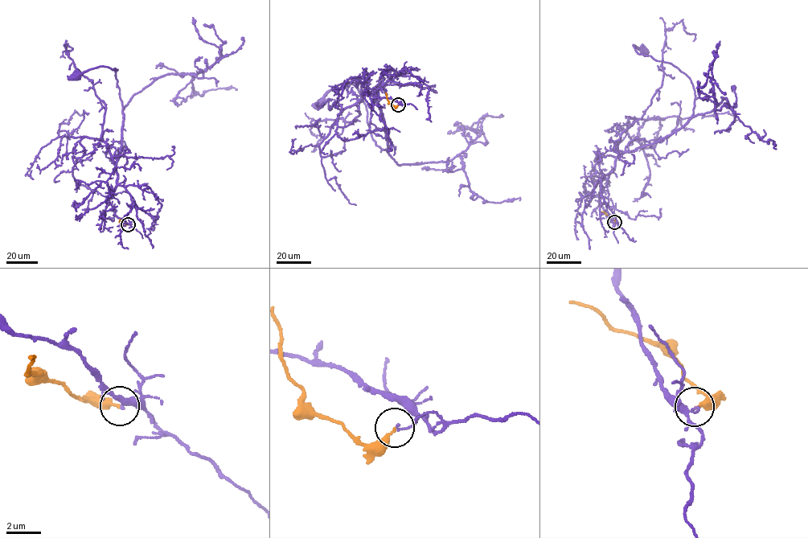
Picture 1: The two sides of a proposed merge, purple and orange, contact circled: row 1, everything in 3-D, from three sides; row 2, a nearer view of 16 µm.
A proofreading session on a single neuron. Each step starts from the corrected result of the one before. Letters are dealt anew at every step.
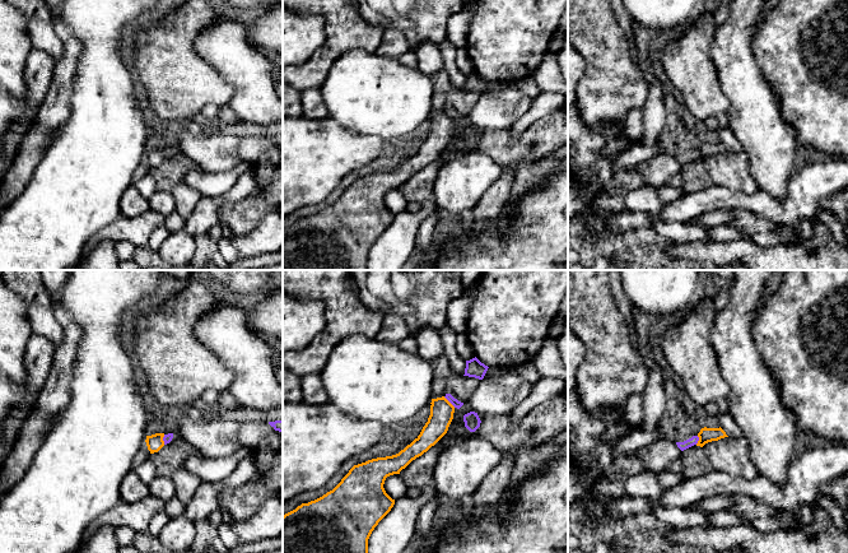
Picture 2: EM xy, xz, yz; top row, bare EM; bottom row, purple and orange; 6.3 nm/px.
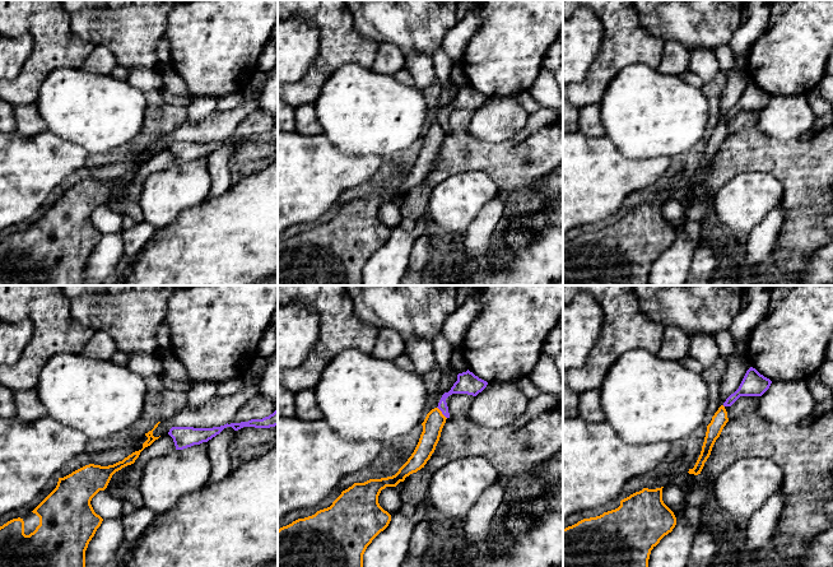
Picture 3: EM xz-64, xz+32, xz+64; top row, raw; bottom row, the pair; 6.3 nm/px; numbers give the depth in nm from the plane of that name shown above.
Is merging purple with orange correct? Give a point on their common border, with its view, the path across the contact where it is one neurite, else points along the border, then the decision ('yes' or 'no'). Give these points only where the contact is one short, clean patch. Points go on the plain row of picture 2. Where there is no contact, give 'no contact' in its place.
contact xz (450, 116); border xz (443, 111), (455, 121); no

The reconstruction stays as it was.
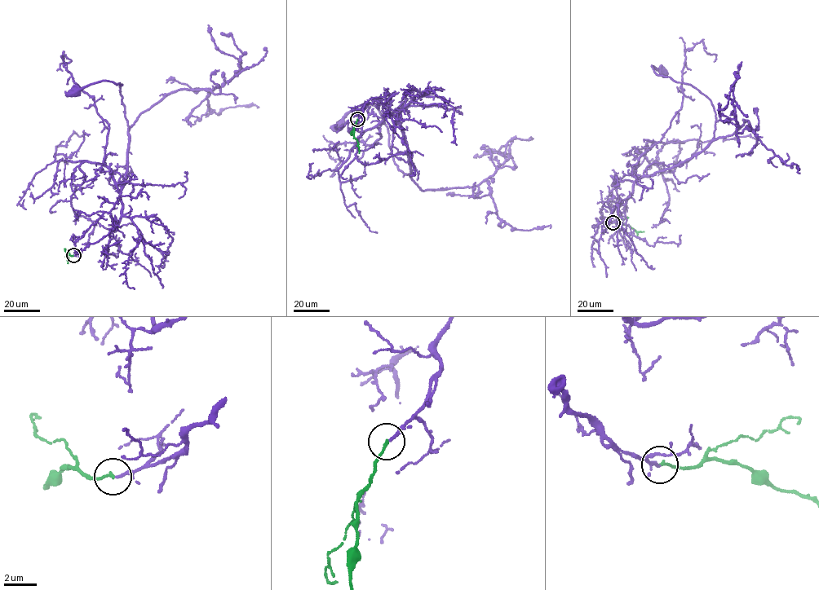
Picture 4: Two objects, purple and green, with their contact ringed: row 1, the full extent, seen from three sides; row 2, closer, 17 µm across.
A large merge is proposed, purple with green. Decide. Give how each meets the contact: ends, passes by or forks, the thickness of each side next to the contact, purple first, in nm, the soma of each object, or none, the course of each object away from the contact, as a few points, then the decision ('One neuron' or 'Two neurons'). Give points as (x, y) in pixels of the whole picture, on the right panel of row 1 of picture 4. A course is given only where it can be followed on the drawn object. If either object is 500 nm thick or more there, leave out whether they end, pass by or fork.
At the ring purple ends. At the ring green ends. Thickness 160 nm (purple) against 180 nm. Soma of purple: (664, 73). Soma of green: none. Course of purple: (613, 222), (599, 212), (604, 202), (624, 204), (638, 179), (713, 139), (711, 101), (663, 73). Course of green: (613, 222), (621, 222), (636, 232), (644, 231). One neuron

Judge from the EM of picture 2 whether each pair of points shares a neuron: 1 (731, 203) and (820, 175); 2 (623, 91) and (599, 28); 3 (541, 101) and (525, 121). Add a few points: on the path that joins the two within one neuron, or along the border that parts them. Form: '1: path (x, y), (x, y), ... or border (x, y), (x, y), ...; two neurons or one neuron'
1: path (753, 203), (790, 205), (798, 196); one neuron
2: path (611, 75), (607, 54), (602, 43); one neuron
3: path (540, 106), (530, 116); one neuron

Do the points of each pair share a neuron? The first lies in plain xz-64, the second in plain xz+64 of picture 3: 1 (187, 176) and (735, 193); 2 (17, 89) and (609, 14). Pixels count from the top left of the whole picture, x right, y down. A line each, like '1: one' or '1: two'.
1: one
2: one

